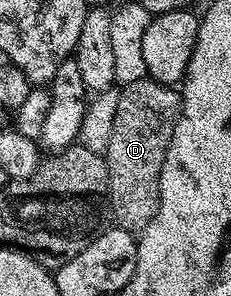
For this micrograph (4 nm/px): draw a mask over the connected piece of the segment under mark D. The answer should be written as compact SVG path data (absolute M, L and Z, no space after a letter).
M153 78L122 84L117 101L117 113L113 117L113 137L109 137L109 149L105 153L109 169L109 189L111 190L110 214L114 222L125 231L142 233L153 221L159 208L159 186L161 169L165 165L165 153L173 137L173 129L181 114L181 95L174 86L159 83Z

